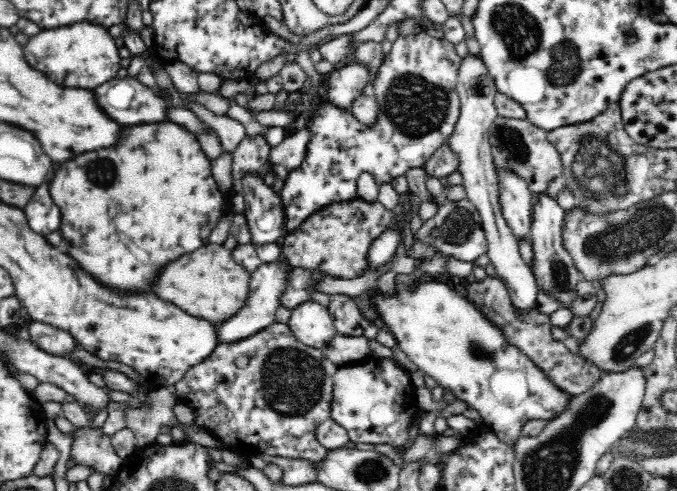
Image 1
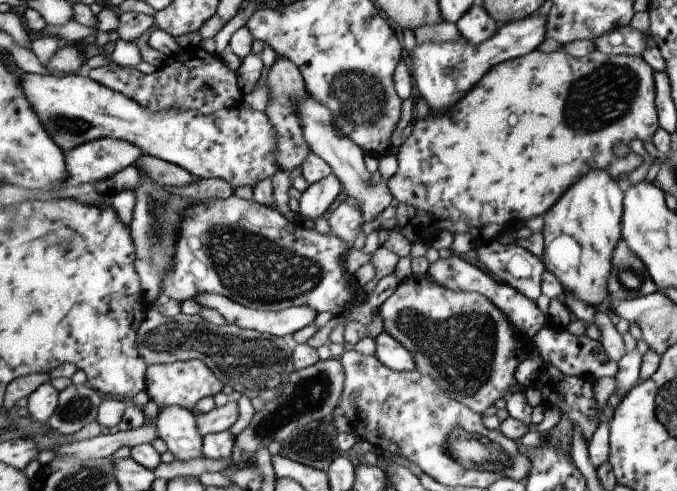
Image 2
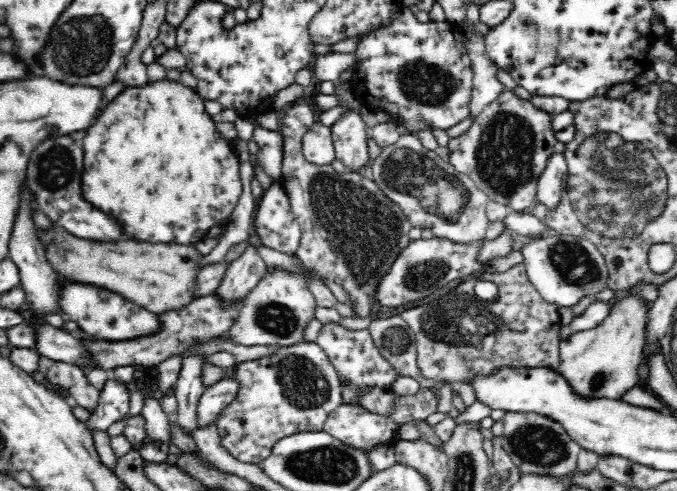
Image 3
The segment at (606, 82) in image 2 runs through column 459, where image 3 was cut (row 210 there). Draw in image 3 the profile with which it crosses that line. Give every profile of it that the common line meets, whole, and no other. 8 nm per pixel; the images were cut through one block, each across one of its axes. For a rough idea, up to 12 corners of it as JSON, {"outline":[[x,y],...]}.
{"outline":[[126,88],[82,196],[126,238],[196,246],[240,202],[198,92]]}

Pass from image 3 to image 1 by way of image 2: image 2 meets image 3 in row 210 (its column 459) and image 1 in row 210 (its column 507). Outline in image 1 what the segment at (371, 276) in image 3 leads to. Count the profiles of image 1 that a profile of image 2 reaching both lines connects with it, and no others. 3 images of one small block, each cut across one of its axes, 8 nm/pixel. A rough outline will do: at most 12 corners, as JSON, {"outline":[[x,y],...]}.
{"outline":[[360,198],[284,236],[284,260],[354,280],[394,212]]}

